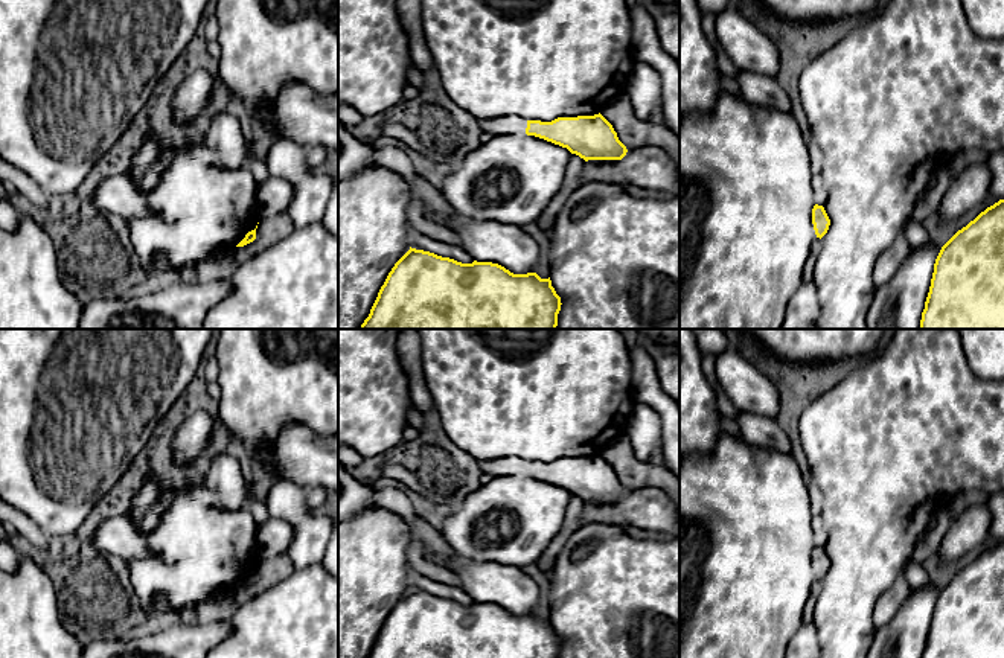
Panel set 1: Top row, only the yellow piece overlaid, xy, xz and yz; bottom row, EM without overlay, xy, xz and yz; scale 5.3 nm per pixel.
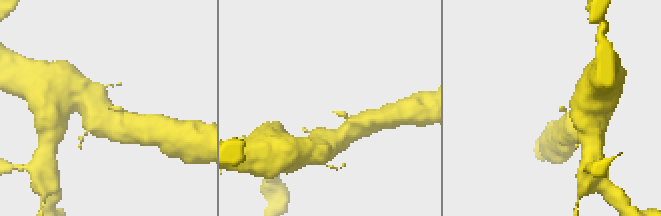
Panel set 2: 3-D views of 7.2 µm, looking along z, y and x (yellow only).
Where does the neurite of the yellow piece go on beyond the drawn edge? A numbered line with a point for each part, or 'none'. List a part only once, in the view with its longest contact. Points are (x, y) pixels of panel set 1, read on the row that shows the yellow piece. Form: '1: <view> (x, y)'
1: xz (512, 125)

